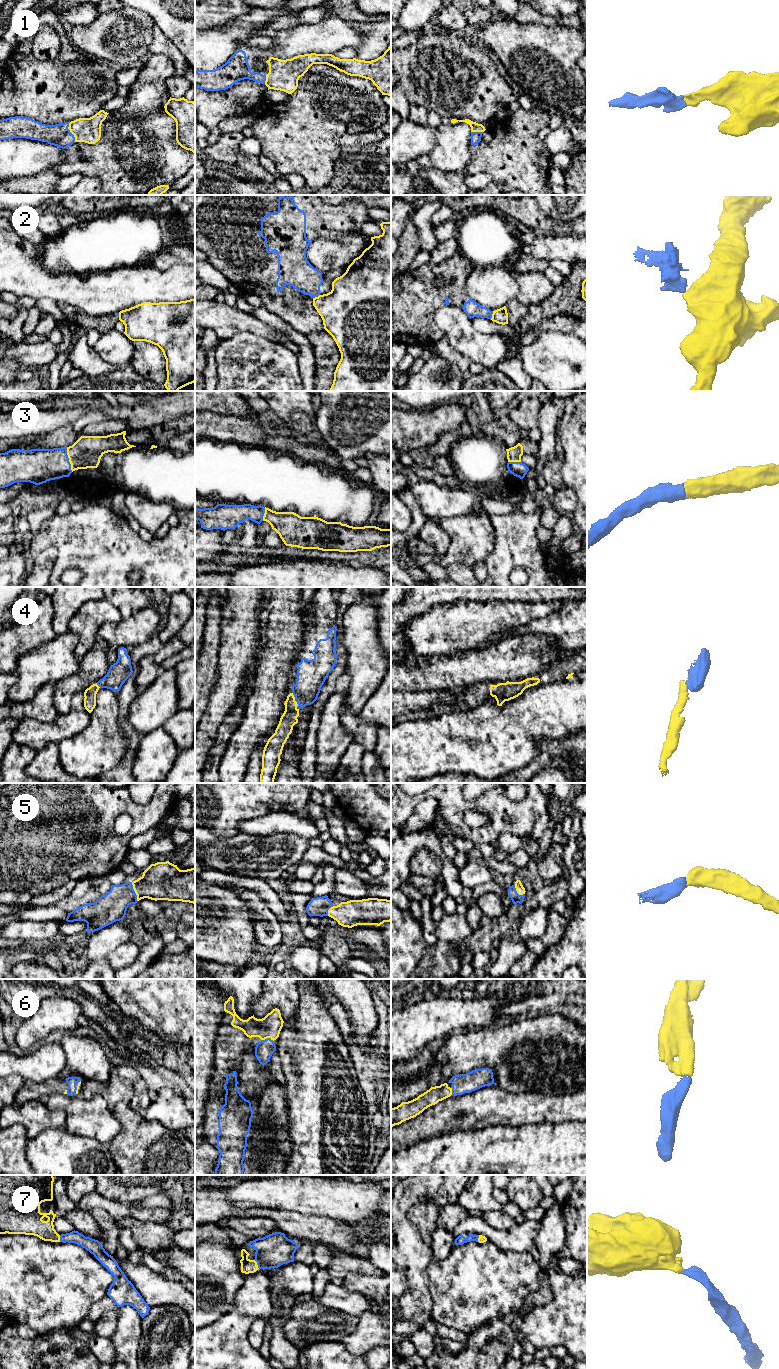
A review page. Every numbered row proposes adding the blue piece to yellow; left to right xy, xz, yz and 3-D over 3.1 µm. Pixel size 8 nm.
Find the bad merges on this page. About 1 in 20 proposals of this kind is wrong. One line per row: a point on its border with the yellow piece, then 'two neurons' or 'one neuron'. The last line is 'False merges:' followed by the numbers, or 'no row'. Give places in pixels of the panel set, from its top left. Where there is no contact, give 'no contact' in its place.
1: xy (70, 131) | one neuron
2: yz (492, 315) | two neurons
3: xy (69, 459) | one neuron
4: xz (294, 698) | one neuron
5: xy (134, 890) | one neuron
6: xz (268, 1037) | one neuron
7: xz (256, 1264) | one neuron
False merges: 2

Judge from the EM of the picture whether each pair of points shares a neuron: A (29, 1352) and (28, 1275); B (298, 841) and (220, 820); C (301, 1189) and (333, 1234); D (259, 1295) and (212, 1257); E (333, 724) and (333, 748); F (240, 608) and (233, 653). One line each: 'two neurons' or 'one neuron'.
A: two neurons
B: two neurons
C: two neurons
D: two neurons
E: one neuron
F: one neuron

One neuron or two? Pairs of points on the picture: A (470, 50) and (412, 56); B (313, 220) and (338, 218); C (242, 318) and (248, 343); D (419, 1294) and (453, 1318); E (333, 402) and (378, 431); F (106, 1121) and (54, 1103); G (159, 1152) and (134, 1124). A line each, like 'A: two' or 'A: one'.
A: one
B: one
C: two
D: two
E: one
F: one
G: one

